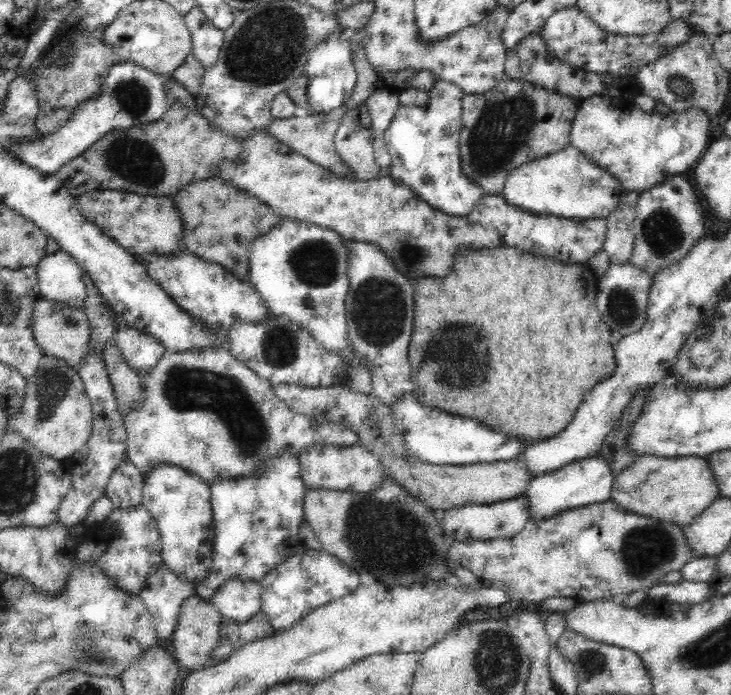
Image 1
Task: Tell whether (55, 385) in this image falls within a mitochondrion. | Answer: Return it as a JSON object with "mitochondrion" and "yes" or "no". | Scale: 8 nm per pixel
{"mitochondrion":"yes"}

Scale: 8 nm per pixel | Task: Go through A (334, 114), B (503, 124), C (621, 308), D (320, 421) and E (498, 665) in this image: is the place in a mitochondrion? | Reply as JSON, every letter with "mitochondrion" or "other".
{"A":"other","B":"mitochondrion","C":"mitochondrion","D":"other","E":"mitochondrion"}

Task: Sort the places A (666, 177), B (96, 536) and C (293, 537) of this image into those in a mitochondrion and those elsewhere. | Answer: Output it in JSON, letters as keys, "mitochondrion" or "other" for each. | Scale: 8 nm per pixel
{"A":"other","B":"other","C":"other"}

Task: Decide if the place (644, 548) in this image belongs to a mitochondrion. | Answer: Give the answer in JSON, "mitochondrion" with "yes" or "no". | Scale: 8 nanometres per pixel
{"mitochondrion":"yes"}

